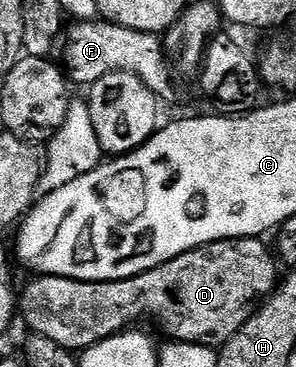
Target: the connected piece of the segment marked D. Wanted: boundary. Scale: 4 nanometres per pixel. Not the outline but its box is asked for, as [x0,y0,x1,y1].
[18,237,278,351]

